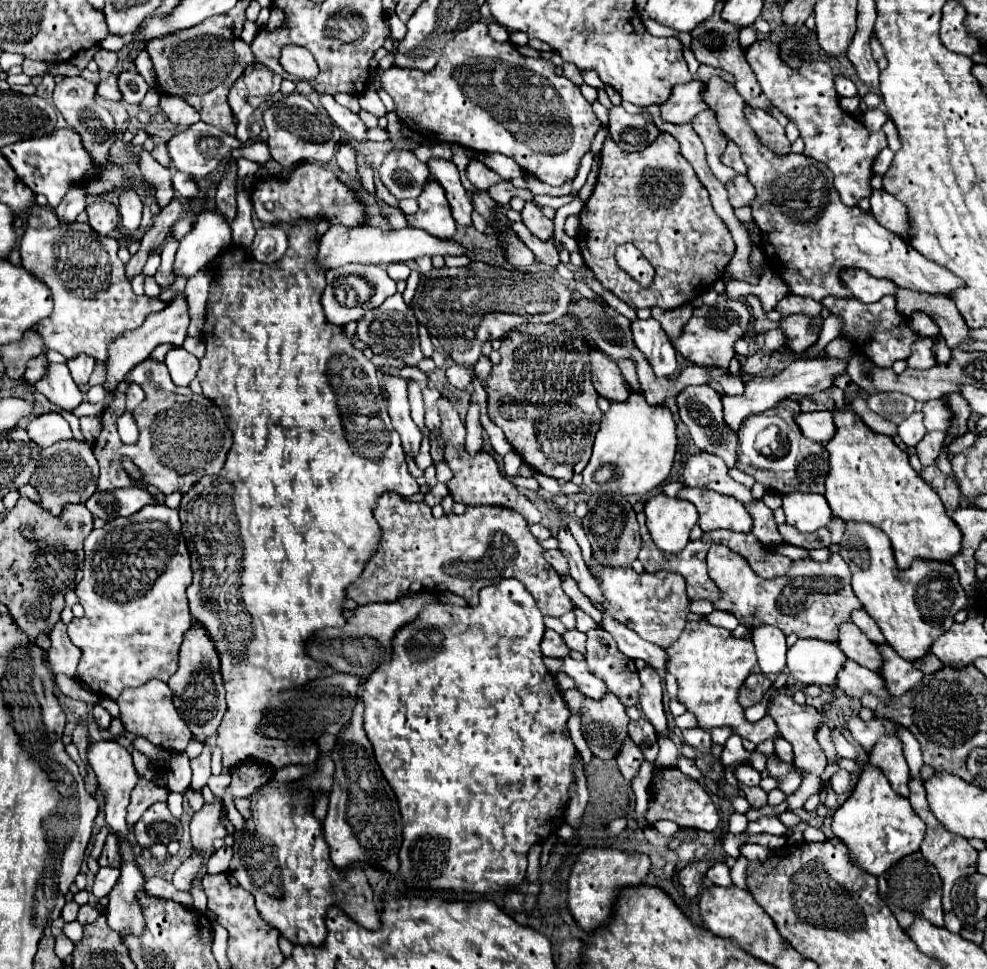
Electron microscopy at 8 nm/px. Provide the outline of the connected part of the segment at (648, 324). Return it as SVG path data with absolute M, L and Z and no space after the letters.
M654 318L632 322L634 342L646 354L656 376L672 376L676 372L676 350L670 344L660 322Z

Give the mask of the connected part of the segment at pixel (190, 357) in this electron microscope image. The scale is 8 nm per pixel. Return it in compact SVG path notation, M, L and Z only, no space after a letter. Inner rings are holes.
M174 348L166 354L166 360L164 364L168 366L170 370L170 376L172 376L172 382L176 386L188 386L190 380L196 376L200 364L198 364L198 358L190 352L186 352L184 348Z

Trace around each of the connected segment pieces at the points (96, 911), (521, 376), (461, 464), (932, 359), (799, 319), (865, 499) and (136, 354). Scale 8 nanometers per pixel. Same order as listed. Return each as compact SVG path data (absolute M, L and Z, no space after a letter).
M85 904L80 907L77 919L80 922L80 924L85 926L87 924L91 924L96 920L96 918L104 914L106 914L105 907L96 908L90 906L89 904Z
M514 334L512 338L502 340L500 352L502 360L492 366L486 380L490 420L504 430L506 440L532 470L556 480L572 480L590 460L594 436L602 418L596 404L598 394L590 382L590 356L586 344L580 340L568 340L564 344L554 340L554 344L544 344L540 340L526 340L524 336Z
M440 398L438 400L438 410L440 410L440 418L442 418L440 434L442 434L442 440L444 440L444 460L450 466L450 470L454 472L454 478L446 484L454 502L462 502L462 504L468 504L468 506L478 506L478 504L506 506L510 510L520 512L526 518L528 524L540 522L542 516L540 516L538 508L524 494L520 494L520 490L506 476L500 474L498 464L494 462L494 458L486 450L480 450L478 454L468 454L466 452L466 444L464 444L466 428L464 428L464 422L460 420L460 416L458 416L454 404L448 402L446 398Z
M924 338L924 340L916 340L914 342L914 350L912 350L912 356L908 358L908 366L910 368L932 368L936 364L936 356L934 356L934 340L930 338Z
M804 314L788 316L782 320L782 330L788 336L786 350L792 350L794 354L804 354L806 348L818 342L820 330L822 330L822 318L812 318Z
M846 404L832 408L836 424L834 438L826 444L830 454L830 472L826 474L826 492L832 512L842 520L864 520L882 528L894 548L898 568L908 568L914 558L950 562L960 552L962 532L948 518L940 496L922 480L892 438L872 432L862 418Z
M176 298L162 312L150 314L146 318L146 322L142 324L142 328L136 328L134 332L126 332L126 336L118 336L118 340L114 340L114 344L110 344L110 360L104 362L104 366L106 366L106 380L102 384L104 390L106 392L112 392L136 364L140 364L142 360L146 360L152 354L152 350L156 346L160 346L164 342L182 346L182 342L186 338L188 325L188 304L186 304L184 298Z

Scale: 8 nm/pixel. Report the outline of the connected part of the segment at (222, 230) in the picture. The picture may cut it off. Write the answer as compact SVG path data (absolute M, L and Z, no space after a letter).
M202 210L192 230L180 240L174 272L178 276L190 278L208 266L208 262L212 262L230 242L232 230L226 218L218 214L218 210Z

